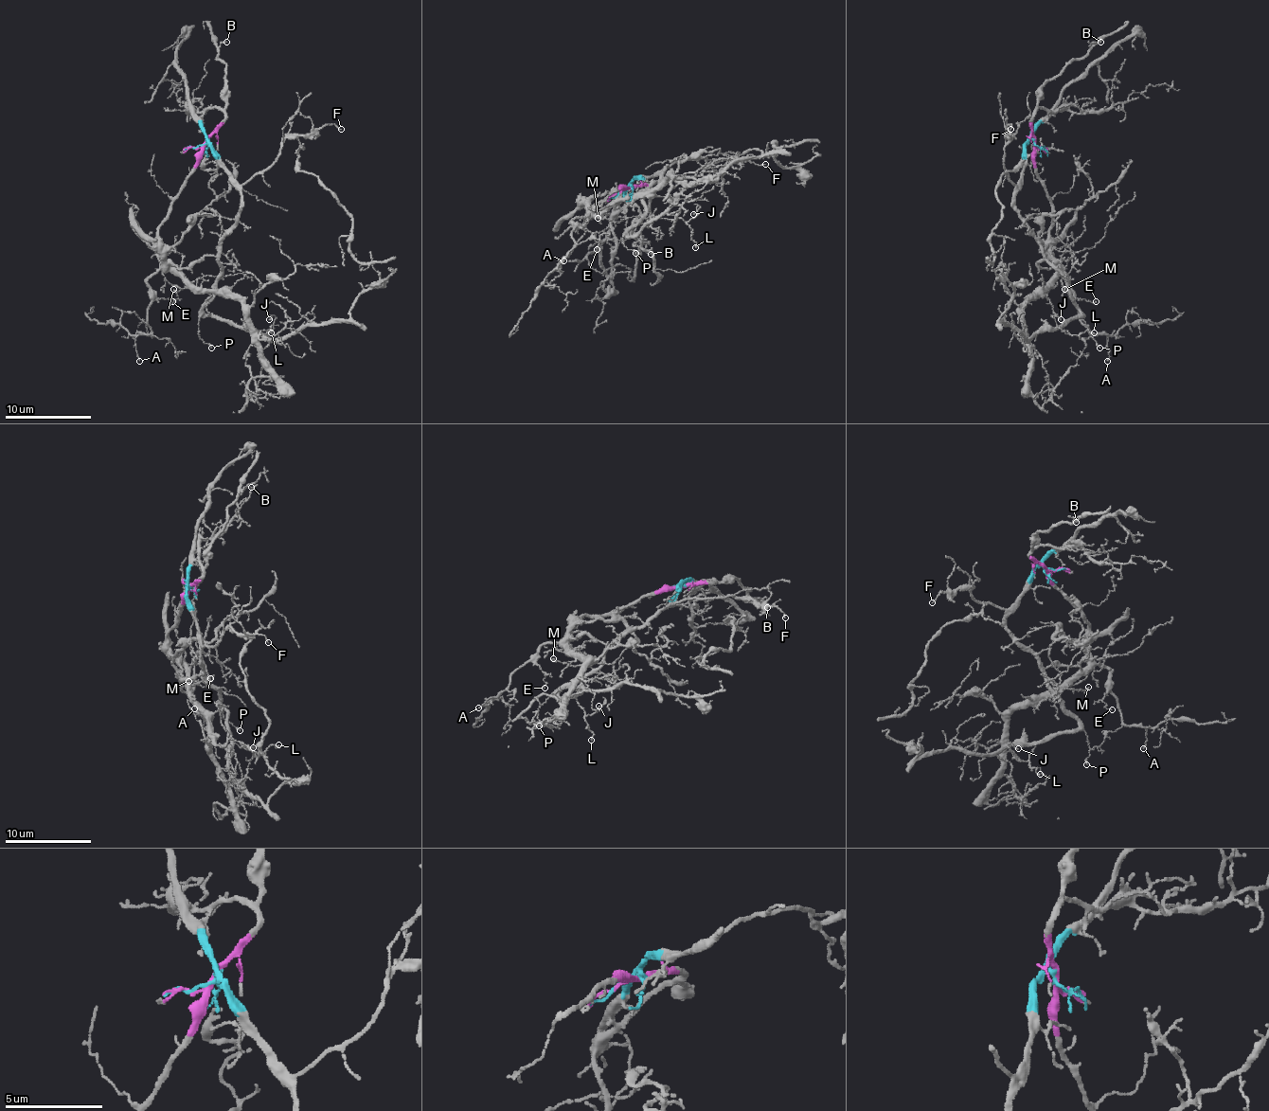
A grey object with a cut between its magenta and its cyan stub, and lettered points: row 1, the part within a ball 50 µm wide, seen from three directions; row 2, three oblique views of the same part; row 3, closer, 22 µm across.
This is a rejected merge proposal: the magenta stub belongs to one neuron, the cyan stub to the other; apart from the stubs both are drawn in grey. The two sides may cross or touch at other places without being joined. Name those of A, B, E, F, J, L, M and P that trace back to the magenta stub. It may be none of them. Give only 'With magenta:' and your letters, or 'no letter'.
With magenta: A, B, E

